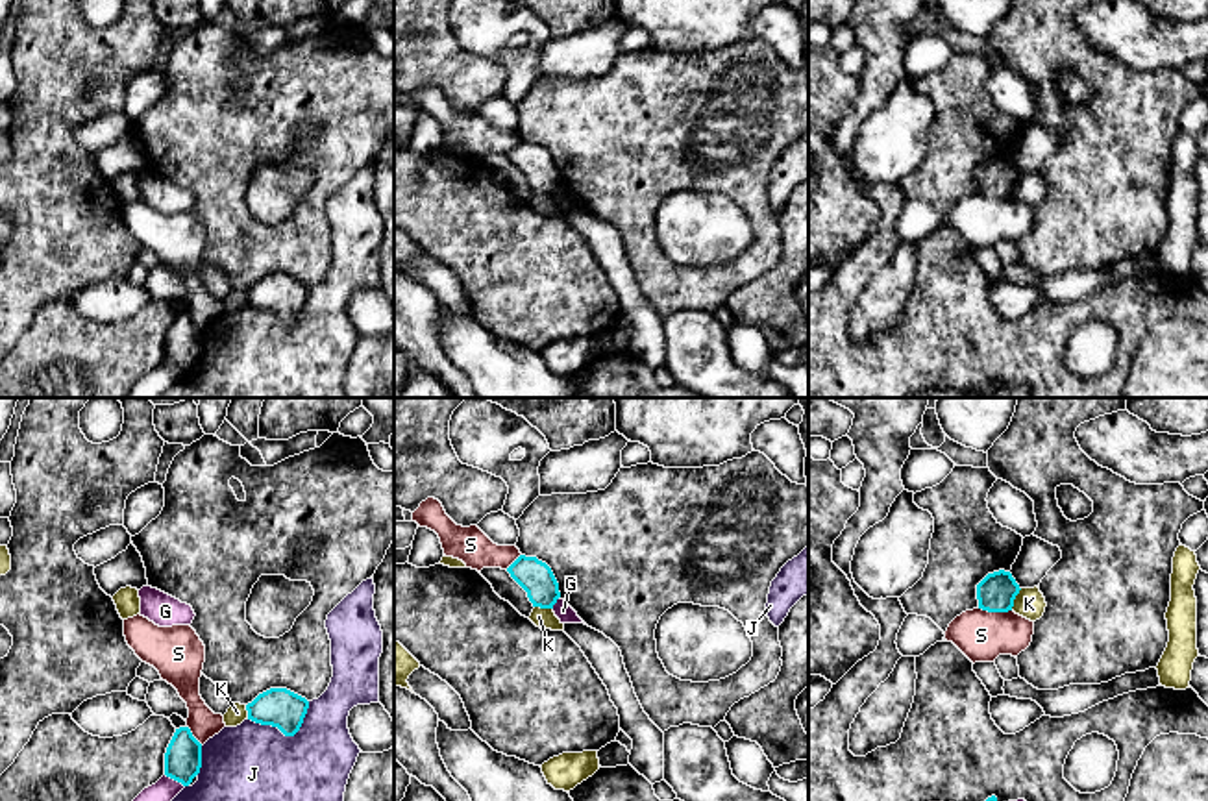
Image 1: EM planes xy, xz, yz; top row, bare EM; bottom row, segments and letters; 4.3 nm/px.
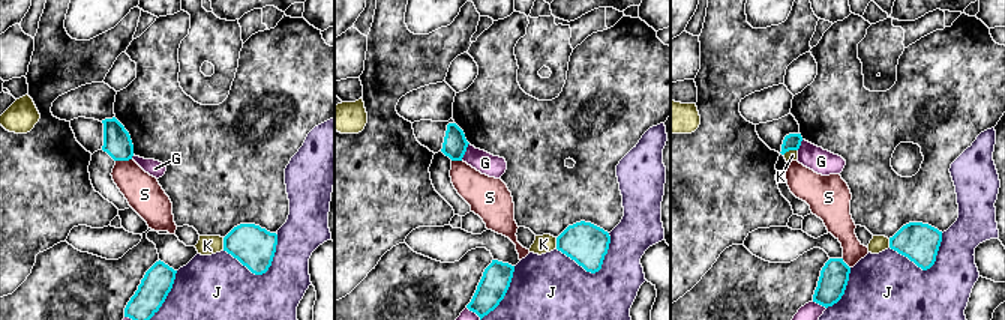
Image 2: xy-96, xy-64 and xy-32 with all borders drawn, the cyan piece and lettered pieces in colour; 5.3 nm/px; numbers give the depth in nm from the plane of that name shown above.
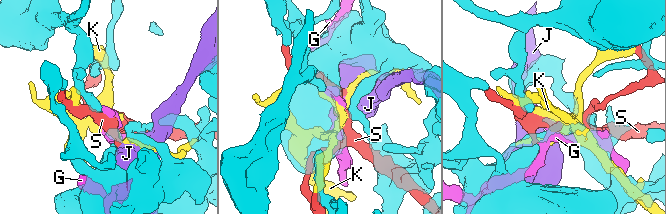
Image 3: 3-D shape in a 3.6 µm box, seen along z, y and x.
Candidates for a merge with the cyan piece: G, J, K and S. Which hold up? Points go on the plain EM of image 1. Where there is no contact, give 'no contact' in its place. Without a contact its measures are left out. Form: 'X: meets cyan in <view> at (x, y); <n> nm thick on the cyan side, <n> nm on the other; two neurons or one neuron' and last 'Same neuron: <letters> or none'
G: meets cyan in xy at (174, 365); 160 nm thick on the cyan side, 140 nm on the other; two neurons
J: meets cyan in xy at (287, 320); 170 nm thick on the cyan side, 500 nm on the other; two neurons
K: meets cyan in yz at (1014, 184); 170 nm thick on the cyan side, 130 nm on the other; two neurons
S: meets cyan in yz at (996, 197); 170 nm thick on the cyan side, 220 nm on the other; two neurons
Same neuron: none

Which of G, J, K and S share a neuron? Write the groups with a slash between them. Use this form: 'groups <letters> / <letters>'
groups G / J / K / S

